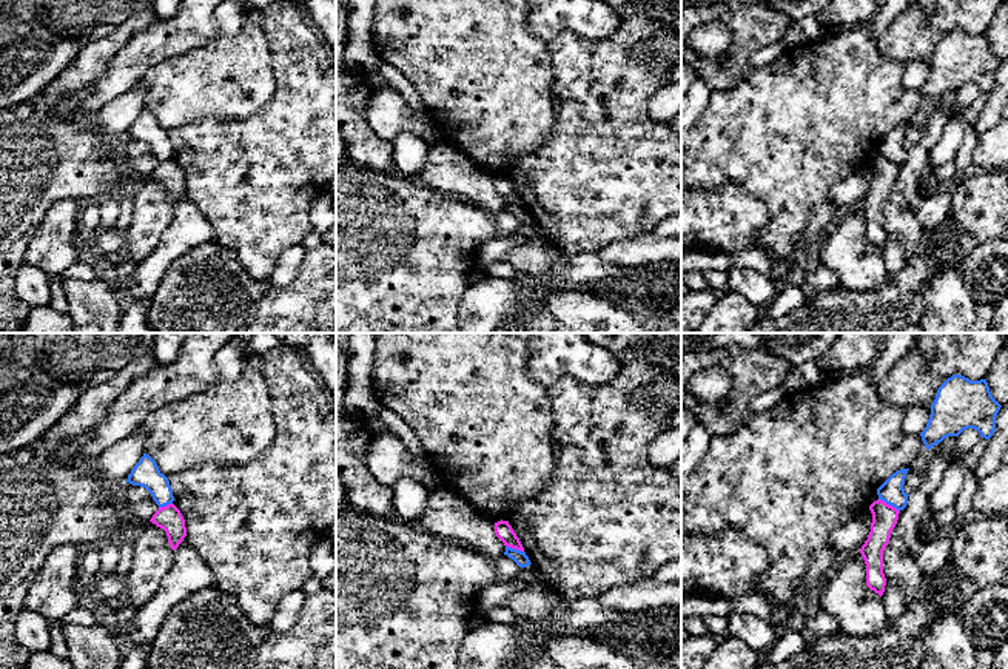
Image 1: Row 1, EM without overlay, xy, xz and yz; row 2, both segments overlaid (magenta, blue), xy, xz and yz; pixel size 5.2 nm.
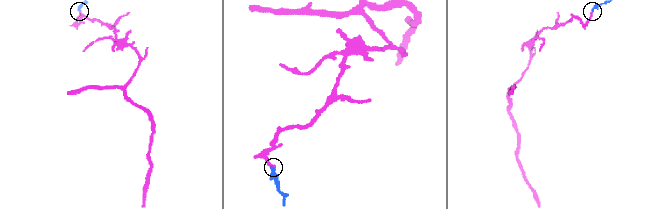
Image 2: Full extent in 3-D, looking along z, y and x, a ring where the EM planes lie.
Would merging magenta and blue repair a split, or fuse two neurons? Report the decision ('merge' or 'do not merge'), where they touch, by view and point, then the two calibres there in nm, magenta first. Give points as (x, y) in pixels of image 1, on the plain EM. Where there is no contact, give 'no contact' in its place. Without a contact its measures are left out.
do not merge; contact yz (888, 159); calibres 130 and 120 nm

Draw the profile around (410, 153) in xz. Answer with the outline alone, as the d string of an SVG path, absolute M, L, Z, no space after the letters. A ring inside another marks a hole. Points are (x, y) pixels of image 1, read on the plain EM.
M401 133L393 140L393 171L416 180L425 168L428 145L412 133Z

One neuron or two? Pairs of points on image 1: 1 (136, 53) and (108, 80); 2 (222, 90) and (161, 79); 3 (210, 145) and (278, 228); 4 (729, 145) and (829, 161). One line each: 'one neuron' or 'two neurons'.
1: one neuron
2: one neuron
3: one neuron
4: one neuron

